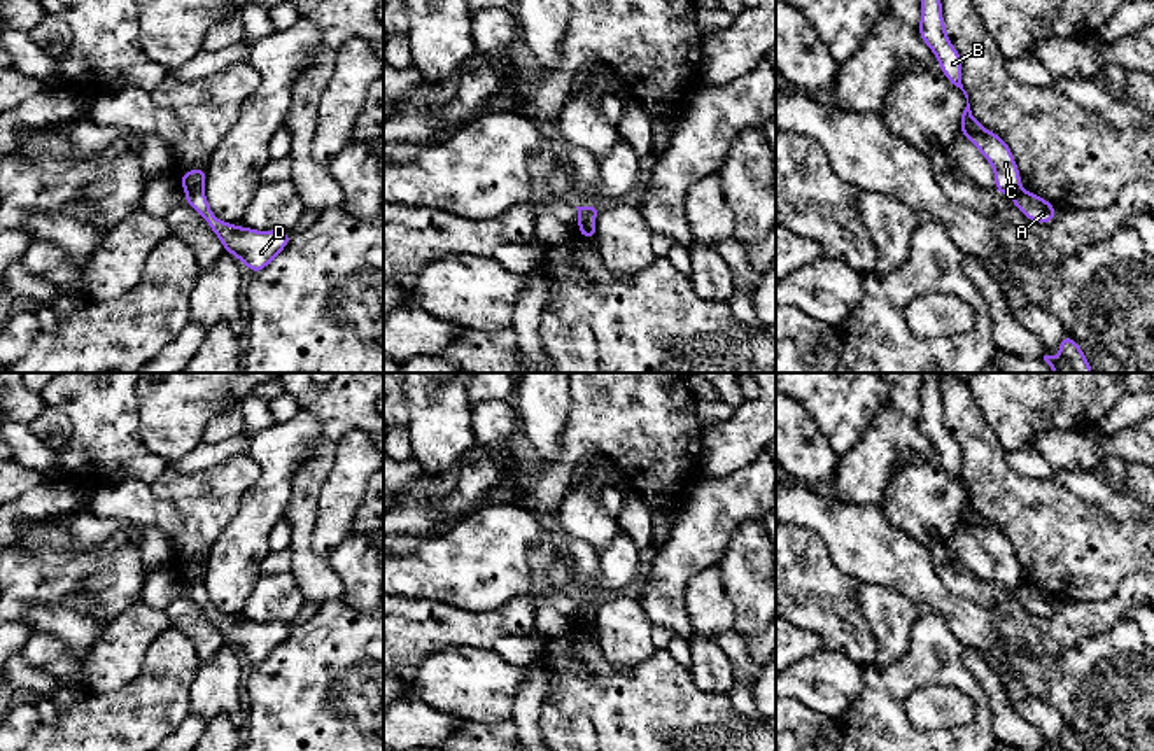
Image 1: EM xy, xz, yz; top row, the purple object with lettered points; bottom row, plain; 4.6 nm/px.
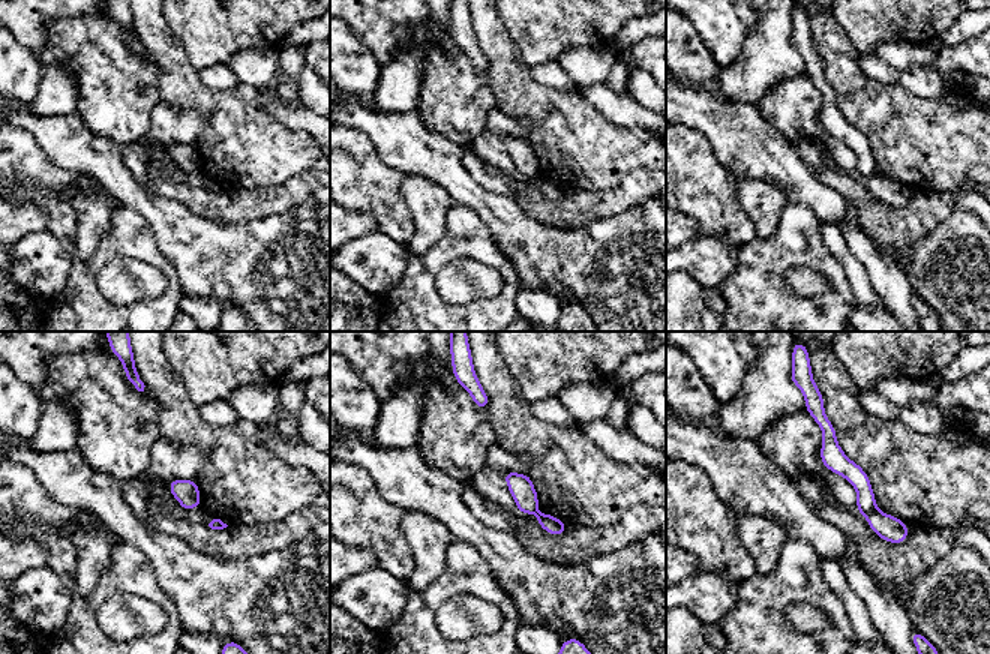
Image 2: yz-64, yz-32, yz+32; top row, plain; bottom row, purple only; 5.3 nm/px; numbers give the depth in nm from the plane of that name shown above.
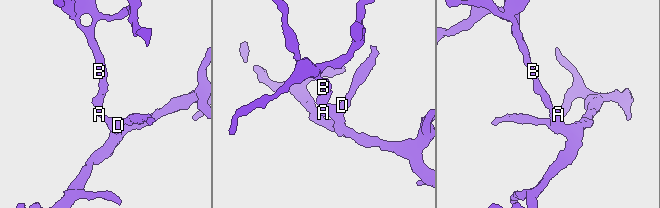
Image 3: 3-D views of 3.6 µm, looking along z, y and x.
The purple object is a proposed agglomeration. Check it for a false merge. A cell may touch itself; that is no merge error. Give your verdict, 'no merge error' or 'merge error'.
merge error

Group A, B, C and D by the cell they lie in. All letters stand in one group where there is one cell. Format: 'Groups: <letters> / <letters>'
Groups: A D / B C

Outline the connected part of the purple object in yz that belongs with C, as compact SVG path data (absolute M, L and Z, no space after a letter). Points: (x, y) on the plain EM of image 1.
M921 373L919 399L919 431L932 441L944 469L960 480L967 490L967 499L961 506L960 527L968 530L993 558L995 583L1012 590L1021 581L1019 560L1007 534L996 525L986 522L970 502L968 487L961 476L963 453L946 425L942 392L939 378L933 373Z

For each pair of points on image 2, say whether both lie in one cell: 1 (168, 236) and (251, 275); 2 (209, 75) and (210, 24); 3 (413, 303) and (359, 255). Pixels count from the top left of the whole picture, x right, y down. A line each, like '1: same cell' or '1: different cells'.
1: same cell
2: different cells
3: different cells

